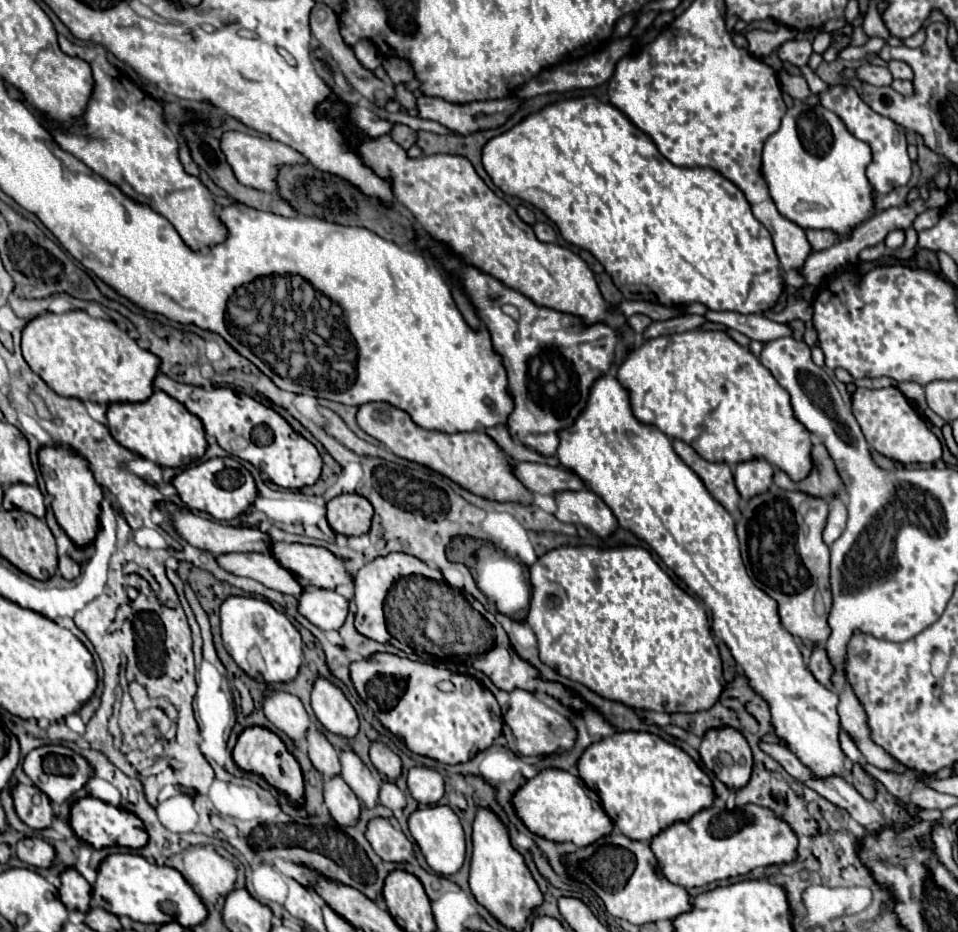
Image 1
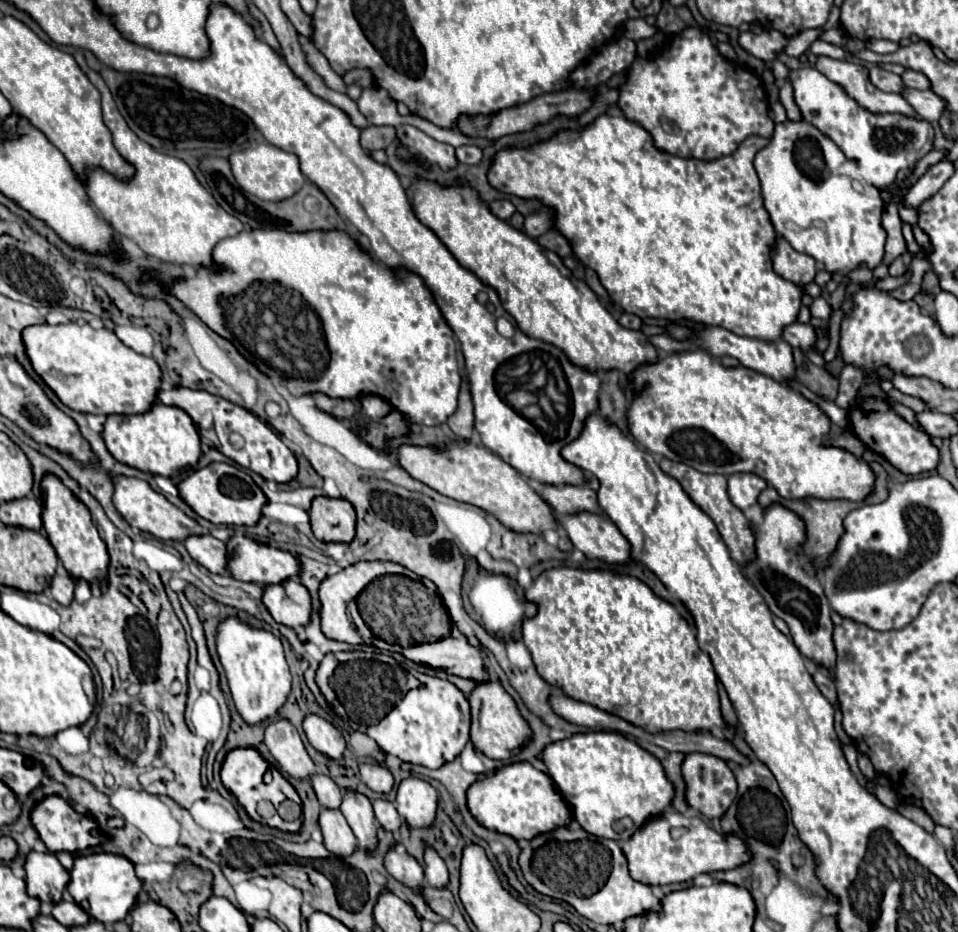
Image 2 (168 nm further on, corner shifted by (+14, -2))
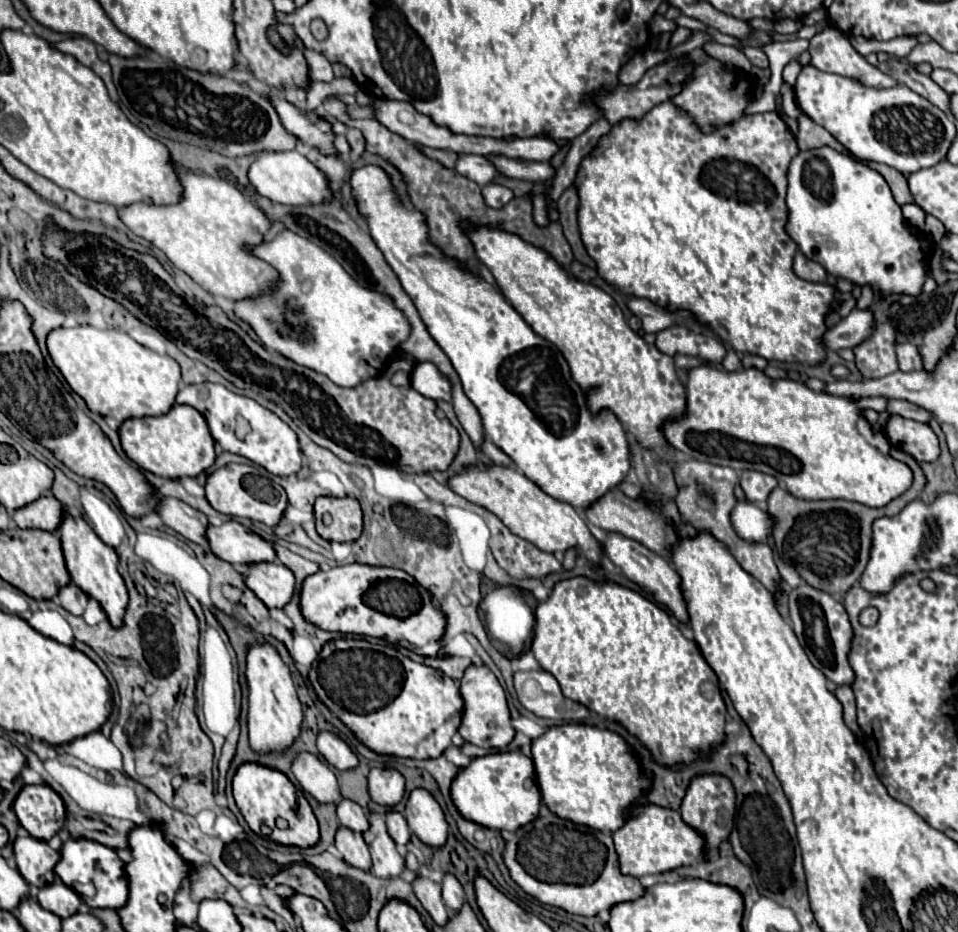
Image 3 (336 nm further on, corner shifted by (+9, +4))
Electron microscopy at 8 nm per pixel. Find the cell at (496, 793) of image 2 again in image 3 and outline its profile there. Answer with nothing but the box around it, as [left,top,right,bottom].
[451,751,541,831]

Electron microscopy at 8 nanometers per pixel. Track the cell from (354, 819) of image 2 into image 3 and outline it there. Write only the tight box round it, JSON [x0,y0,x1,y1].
[365,813,405,879]

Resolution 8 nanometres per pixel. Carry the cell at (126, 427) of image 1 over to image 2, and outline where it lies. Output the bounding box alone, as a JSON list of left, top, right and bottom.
[102,403,200,477]

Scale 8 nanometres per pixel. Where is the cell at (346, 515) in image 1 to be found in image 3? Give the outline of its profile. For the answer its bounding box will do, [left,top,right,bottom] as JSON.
[315,497,363,541]

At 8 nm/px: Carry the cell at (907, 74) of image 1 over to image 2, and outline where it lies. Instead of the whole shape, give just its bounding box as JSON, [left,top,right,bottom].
[900,71,930,89]

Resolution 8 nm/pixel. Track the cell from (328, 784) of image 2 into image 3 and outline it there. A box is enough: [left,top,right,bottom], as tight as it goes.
[337,799,369,833]

